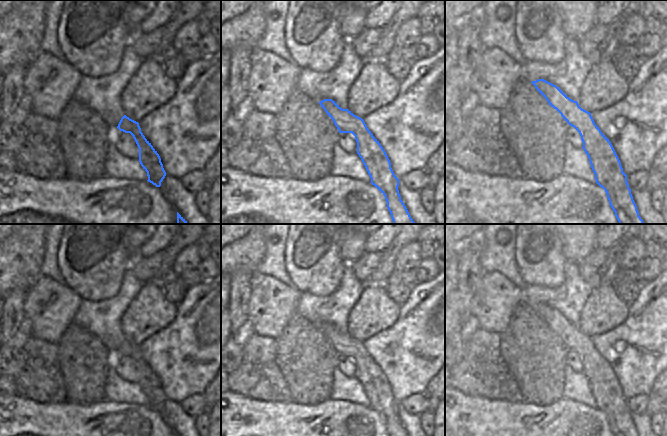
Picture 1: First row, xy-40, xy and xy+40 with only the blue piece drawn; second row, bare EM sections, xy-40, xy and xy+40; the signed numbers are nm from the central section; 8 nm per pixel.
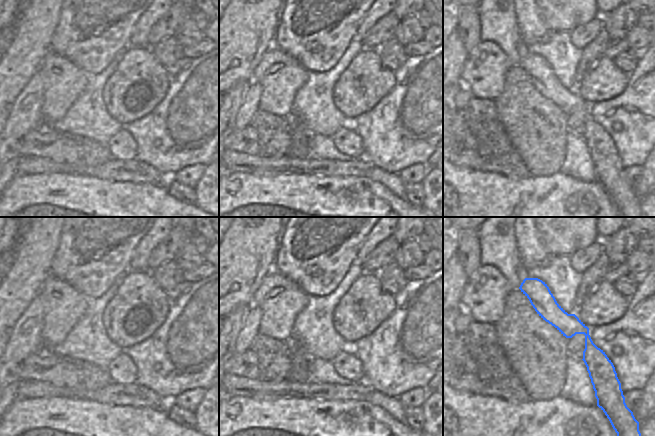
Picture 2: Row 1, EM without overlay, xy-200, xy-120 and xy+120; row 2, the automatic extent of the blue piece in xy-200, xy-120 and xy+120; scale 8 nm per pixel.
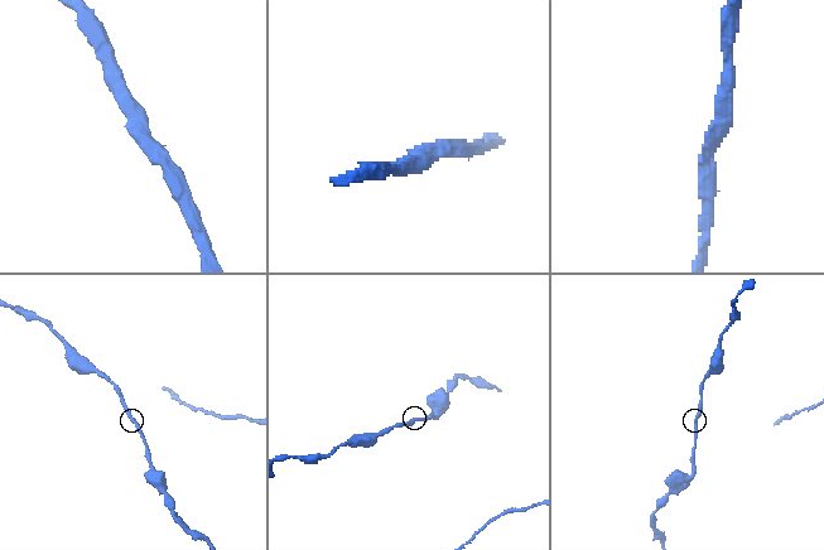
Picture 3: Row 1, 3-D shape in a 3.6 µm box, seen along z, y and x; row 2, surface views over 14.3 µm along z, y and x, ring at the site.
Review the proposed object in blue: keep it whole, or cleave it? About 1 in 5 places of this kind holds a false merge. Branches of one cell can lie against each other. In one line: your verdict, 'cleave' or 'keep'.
keep

